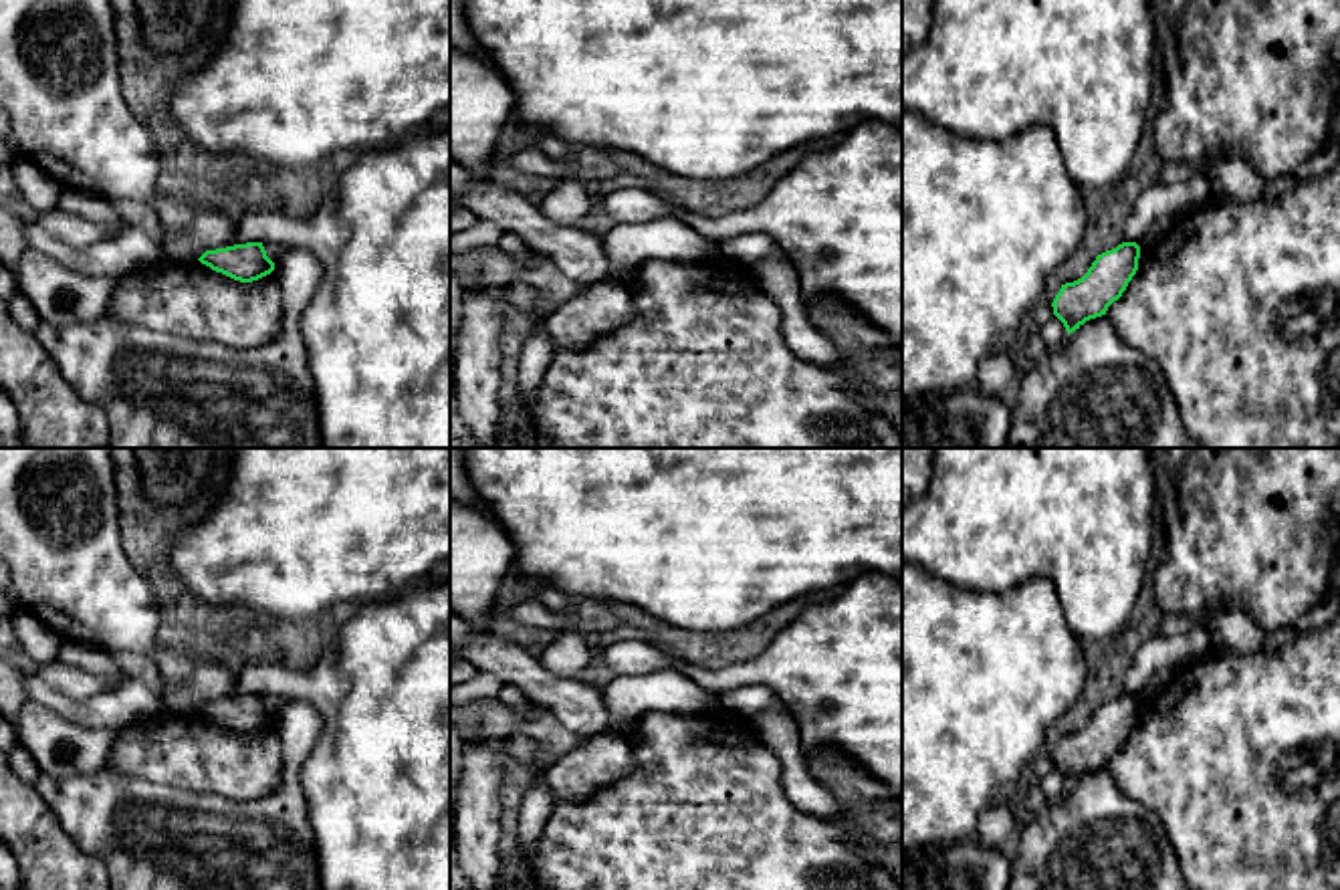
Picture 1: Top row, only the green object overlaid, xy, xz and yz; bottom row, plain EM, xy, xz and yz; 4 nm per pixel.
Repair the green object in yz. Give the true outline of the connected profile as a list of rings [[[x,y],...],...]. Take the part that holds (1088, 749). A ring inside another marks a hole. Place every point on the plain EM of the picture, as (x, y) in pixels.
[[[1122,694],[1098,706],[1082,731],[1062,737],[1051,759],[1068,785],[1074,785],[1090,771],[1106,767],[1136,727],[1138,710],[1140,698]]]

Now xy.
[[[262,694],[206,702],[198,712],[240,735],[258,733],[274,722],[274,714],[266,708]]]

